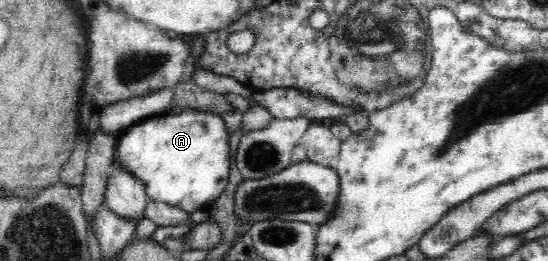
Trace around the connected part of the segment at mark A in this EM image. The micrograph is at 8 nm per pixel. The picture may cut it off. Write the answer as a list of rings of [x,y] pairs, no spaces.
[[[166,111],[129,127],[117,138],[114,163],[144,184],[149,200],[168,203],[188,213],[209,209],[220,197],[228,181],[230,145],[228,131],[219,115],[212,112],[174,114]]]

